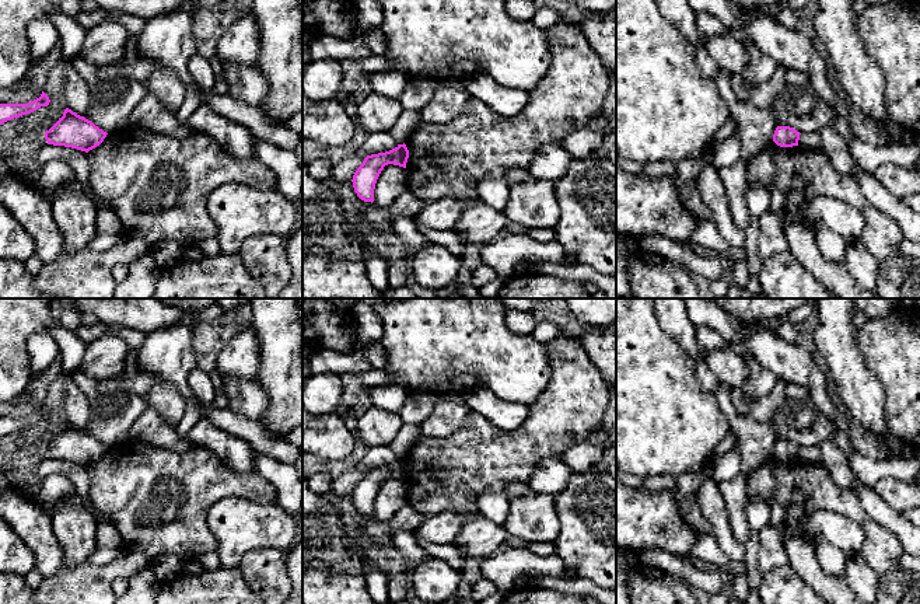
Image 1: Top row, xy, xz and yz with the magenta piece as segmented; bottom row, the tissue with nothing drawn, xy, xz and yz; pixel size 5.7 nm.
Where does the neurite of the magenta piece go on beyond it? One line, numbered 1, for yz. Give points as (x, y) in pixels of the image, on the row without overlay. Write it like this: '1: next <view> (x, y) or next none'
1: next none

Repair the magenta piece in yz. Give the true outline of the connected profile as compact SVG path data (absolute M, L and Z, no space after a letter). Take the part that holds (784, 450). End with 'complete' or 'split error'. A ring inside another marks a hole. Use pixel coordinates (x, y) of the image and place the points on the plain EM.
M777 440L773 448L773 455L780 461L798 460L800 446L790 440Z; complete

